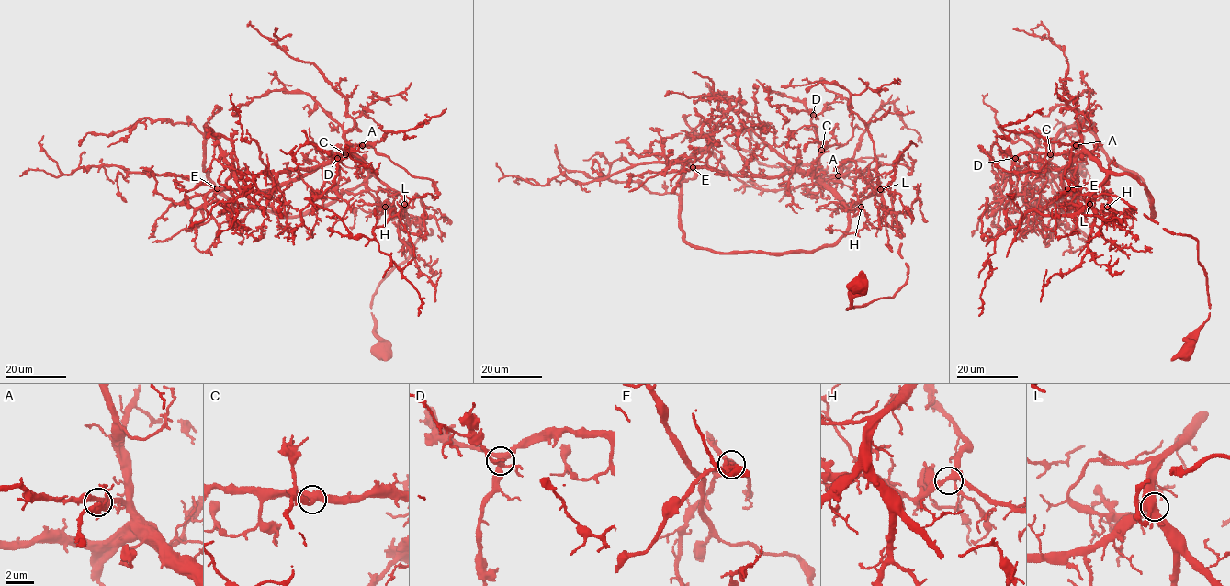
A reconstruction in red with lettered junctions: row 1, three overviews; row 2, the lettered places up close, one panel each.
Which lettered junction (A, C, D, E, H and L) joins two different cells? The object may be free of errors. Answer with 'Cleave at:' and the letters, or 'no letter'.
Cleave at: no letter

